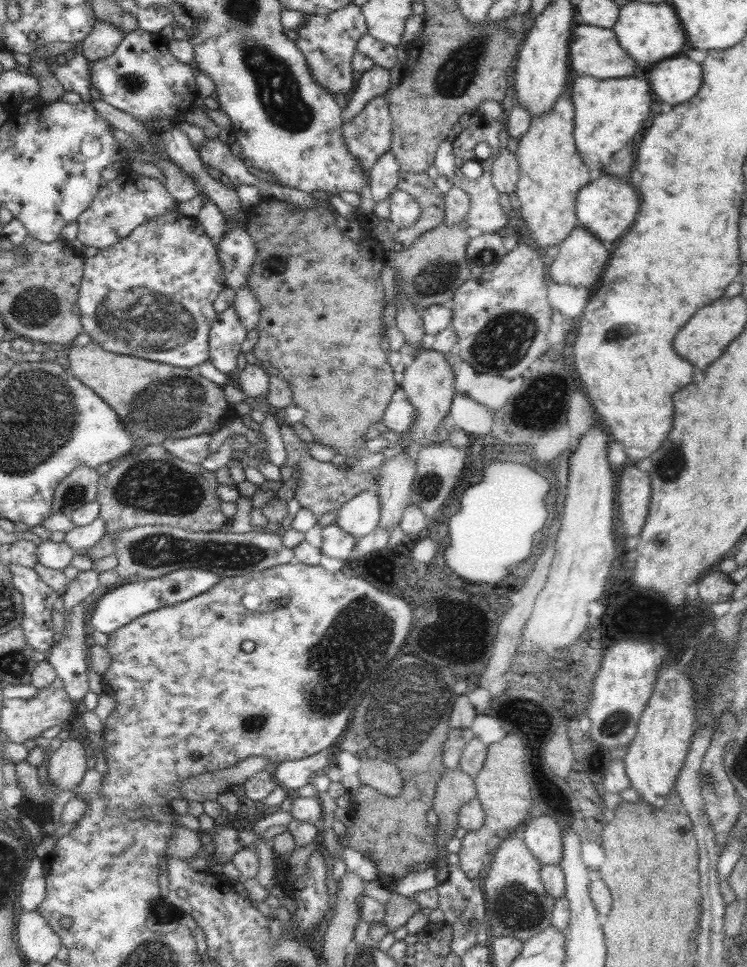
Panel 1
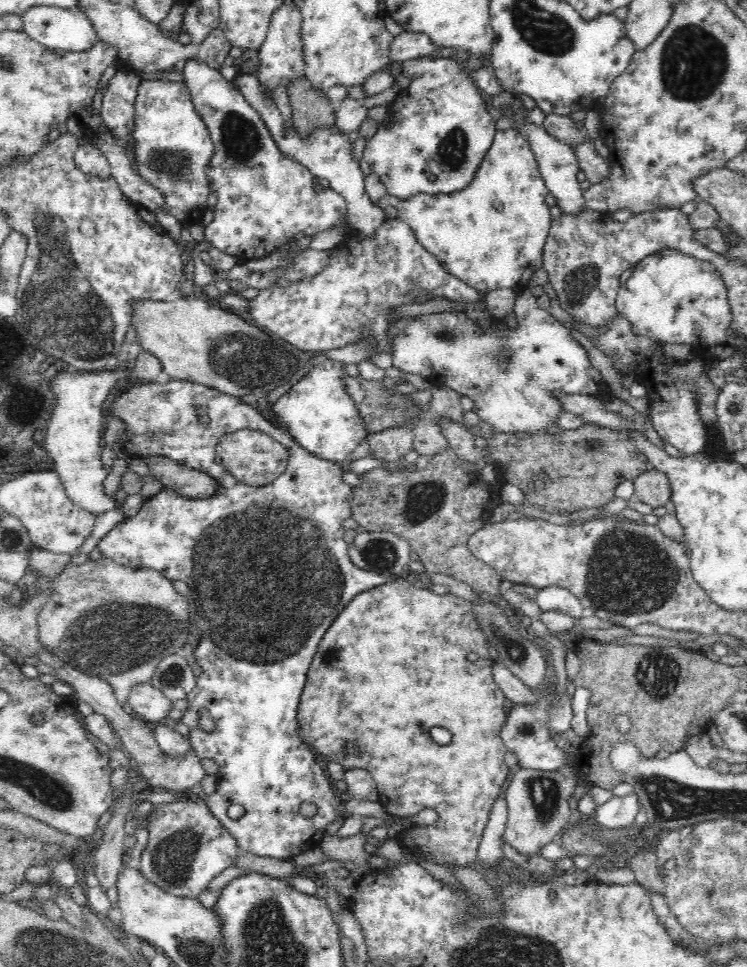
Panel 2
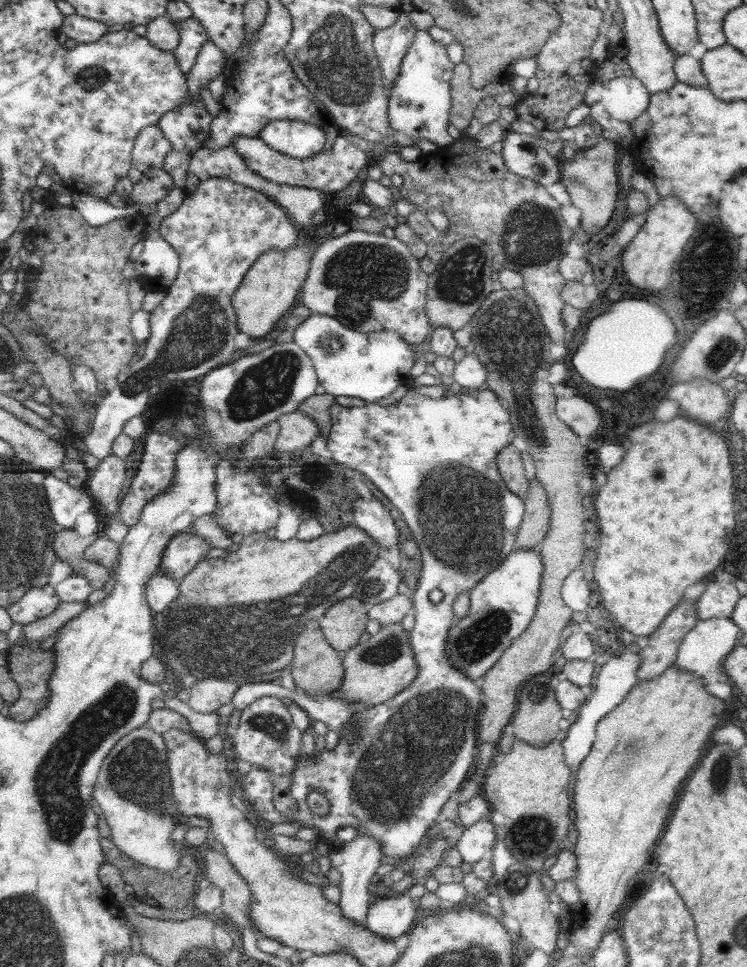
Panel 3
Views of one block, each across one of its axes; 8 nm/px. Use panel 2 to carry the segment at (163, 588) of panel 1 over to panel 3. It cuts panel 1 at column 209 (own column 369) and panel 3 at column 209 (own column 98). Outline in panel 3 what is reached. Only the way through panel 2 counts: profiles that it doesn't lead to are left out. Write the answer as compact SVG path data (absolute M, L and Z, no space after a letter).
M191 531L177 534L169 541L158 574L175 580L186 576L210 550L207 540Z

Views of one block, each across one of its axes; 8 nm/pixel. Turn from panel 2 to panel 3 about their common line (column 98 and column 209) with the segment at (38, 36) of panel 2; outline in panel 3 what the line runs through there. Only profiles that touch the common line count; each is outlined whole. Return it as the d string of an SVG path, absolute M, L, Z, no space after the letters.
M193 15L182 22L176 23L176 26L178 26L180 40L173 54L178 68L185 75L188 75L191 73L204 42L212 43L212 41L207 35L205 28L197 22Z

